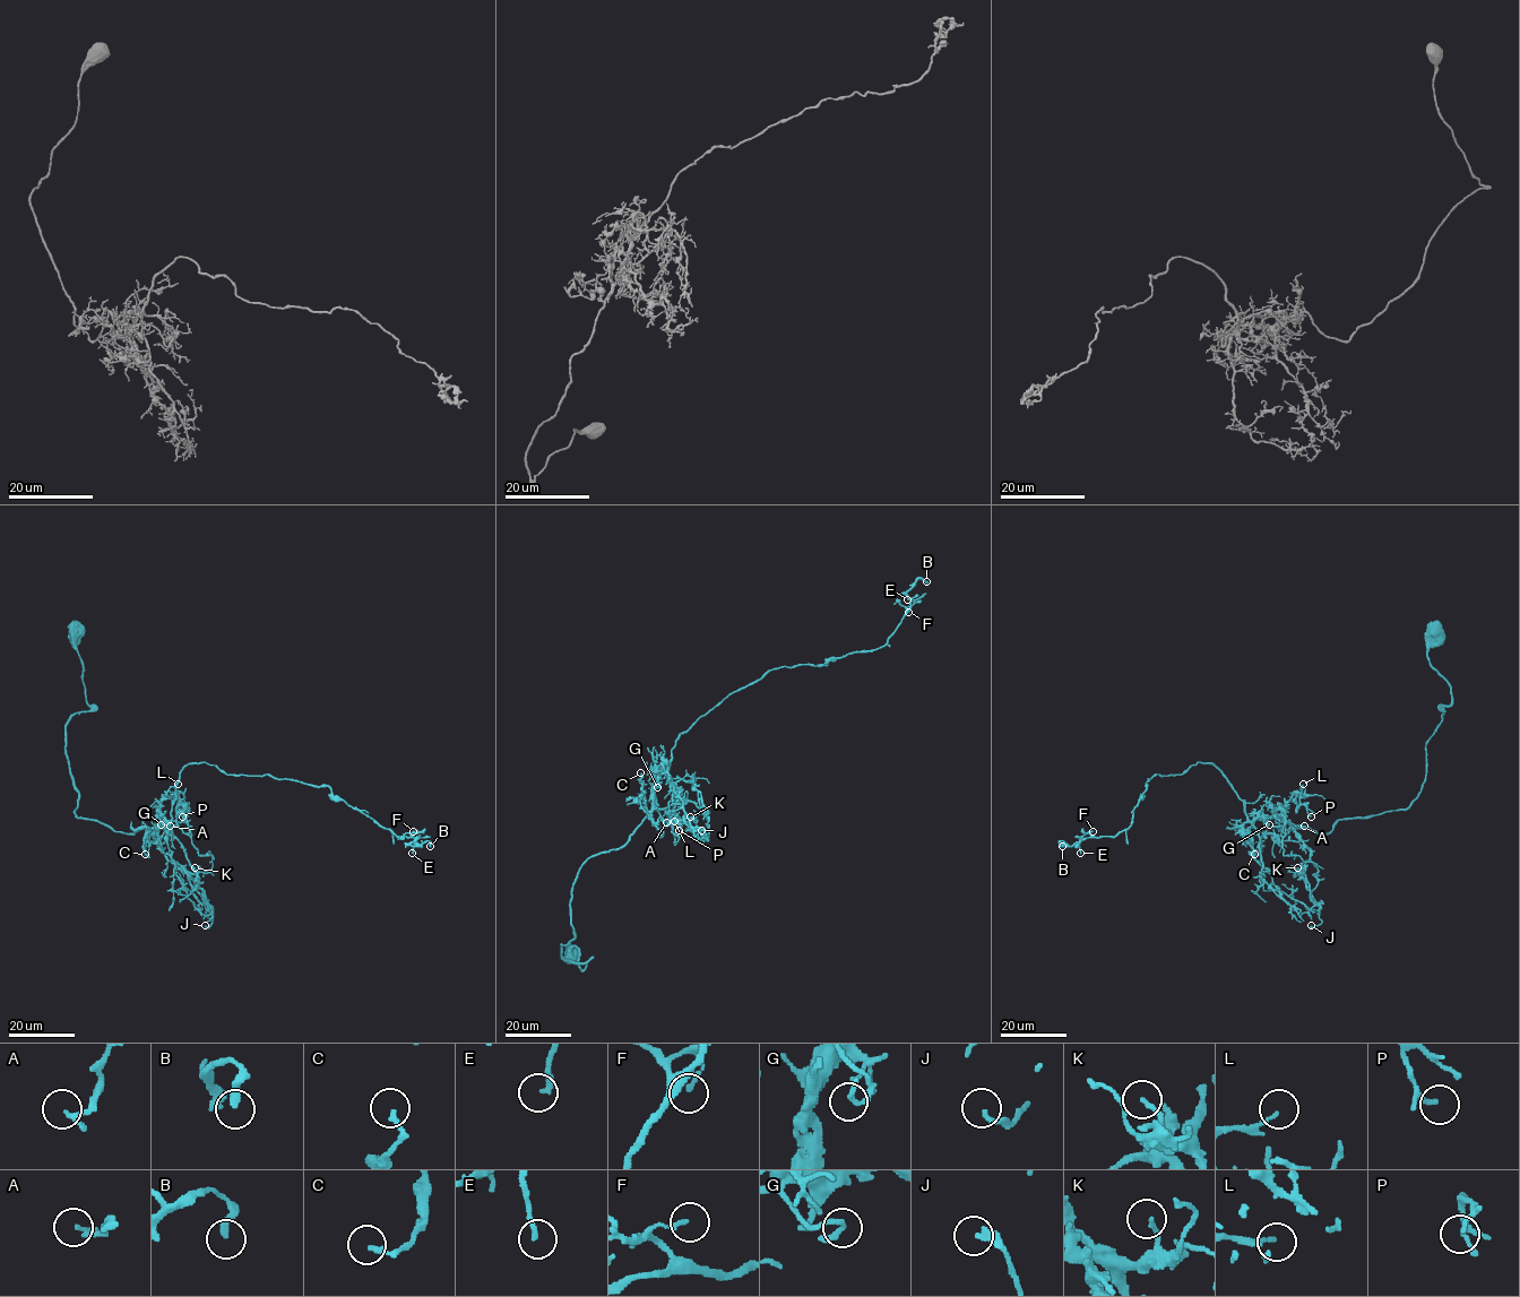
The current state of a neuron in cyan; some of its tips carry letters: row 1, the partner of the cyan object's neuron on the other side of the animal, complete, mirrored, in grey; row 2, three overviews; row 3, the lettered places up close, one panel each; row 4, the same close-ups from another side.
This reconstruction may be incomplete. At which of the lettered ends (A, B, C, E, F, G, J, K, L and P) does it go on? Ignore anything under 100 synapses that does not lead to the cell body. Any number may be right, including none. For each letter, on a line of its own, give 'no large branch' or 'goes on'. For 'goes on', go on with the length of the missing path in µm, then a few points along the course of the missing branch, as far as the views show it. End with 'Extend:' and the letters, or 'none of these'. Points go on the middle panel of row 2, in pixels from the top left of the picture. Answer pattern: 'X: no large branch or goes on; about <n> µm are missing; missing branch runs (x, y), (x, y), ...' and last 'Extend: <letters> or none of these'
A: no large branch
B: no large branch
C: no large branch
E: no large branch
F: no large branch
G: no large branch
J: no large branch
K: no large branch
L: no large branch
P: no large branch
Extend: none of these

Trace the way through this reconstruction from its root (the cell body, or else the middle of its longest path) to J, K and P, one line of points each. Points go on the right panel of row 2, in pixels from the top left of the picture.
J: (1441, 636), (1427, 657), (1451, 702), (1418, 796), (1328, 833), (1295, 828), (1320, 906), (1311, 925)
K: (1441, 636), (1427, 657), (1451, 702), (1418, 796), (1328, 833), (1295, 828), (1310, 850), (1297, 867)
P: (1441, 636), (1427, 657), (1451, 702), (1425, 746), (1418, 796), (1318, 835), (1283, 816), (1296, 790), (1311, 816)

